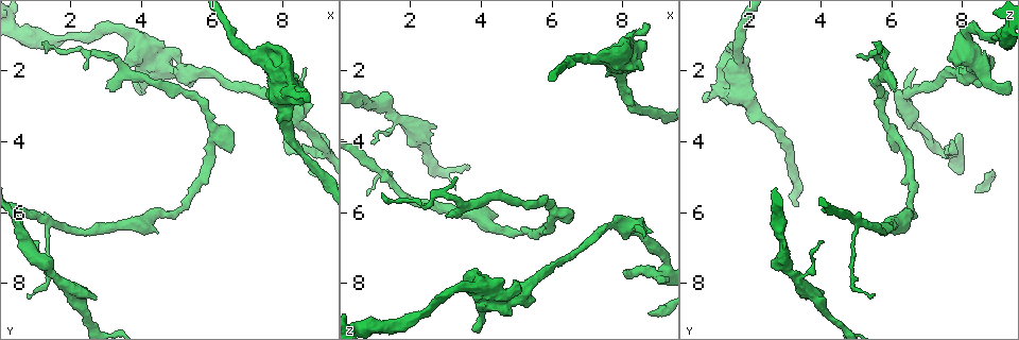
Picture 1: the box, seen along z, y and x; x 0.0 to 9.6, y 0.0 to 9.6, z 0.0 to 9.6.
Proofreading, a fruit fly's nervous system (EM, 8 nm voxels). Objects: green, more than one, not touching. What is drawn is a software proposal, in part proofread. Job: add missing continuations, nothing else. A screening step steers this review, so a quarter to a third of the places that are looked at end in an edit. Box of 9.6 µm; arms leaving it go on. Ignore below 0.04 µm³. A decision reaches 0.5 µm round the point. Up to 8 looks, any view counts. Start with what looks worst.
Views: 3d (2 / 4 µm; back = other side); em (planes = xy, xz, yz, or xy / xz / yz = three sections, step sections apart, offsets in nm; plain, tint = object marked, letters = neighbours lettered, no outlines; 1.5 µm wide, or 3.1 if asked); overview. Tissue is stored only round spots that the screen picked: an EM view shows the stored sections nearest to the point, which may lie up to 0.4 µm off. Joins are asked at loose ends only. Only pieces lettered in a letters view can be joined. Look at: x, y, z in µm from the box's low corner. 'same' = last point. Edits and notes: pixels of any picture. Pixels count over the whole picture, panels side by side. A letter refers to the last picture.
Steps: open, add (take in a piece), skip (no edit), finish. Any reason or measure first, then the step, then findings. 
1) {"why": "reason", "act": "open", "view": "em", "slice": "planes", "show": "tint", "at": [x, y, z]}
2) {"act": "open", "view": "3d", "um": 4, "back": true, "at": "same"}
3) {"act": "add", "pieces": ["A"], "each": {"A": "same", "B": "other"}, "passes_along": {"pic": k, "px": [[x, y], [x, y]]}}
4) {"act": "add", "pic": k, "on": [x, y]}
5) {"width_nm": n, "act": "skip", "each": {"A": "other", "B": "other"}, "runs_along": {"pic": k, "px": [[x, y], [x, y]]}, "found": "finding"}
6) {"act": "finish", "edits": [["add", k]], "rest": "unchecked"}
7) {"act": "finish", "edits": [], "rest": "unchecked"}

{"why": "free end", "act": "open", "view": "em", "slice": "xz", "step": 4, "show": "tint", "at": [2.75, 8.50, 3.70]}

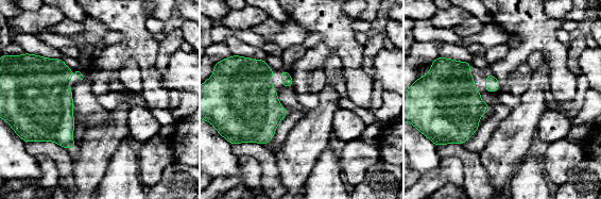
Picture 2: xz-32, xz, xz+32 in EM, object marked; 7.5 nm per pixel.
{"act": "open", "view": "em", "slice": "yz", "step": 8, "show": "letters", "at": "same"}

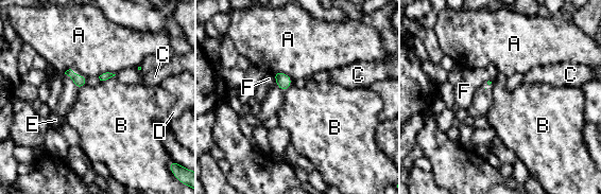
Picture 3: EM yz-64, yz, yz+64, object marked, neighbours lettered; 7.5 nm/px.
{"act": "skip", "each": {"A": "other", "B": "other", "C": "other", "D": "other", "E": "other", "F": "other"}, "border": {"pic": 3, "px": [[114, 75], [101, 81]]}, "found": "no lettered piece goes on from it"}

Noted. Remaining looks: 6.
{"act": "open", "view": "em", "slice": "xy", "step": 4, "show": "letters", "at": [0.90, 6.80, 4.00]}

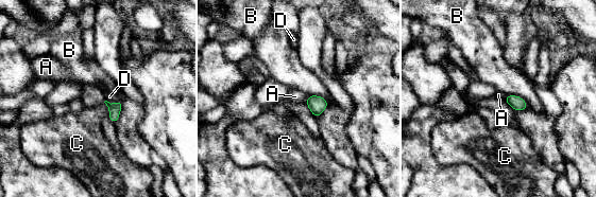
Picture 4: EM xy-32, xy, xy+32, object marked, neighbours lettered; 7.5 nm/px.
{"act": "skip", "each": {"A": "other", "B": "other", "C": "other", "D": "other"}, "border": {"pic": 4, "px": [[308, 95], [304, 103]]}, "found": "no lettered piece goes on from it"}

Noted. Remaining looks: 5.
{"why": "an open end", "act": "open", "view": "3d", "um": 2, "at": [8.55, 2.80, 0.65]}

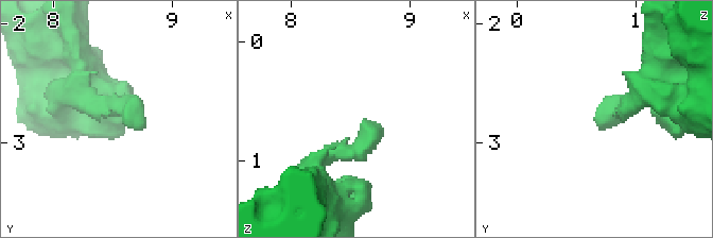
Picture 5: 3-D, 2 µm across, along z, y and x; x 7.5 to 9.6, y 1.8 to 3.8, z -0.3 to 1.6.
{"act": "open", "view": "em", "slice": "planes", "show": "plain", "at": [8.62, 2.80, 0.66]}

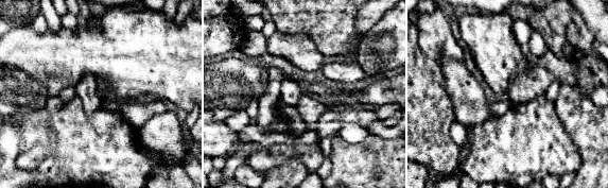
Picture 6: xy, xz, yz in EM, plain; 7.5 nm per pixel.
{"act": "open", "view": "em", "slice": "planes", "show": "letters", "at": "same"}

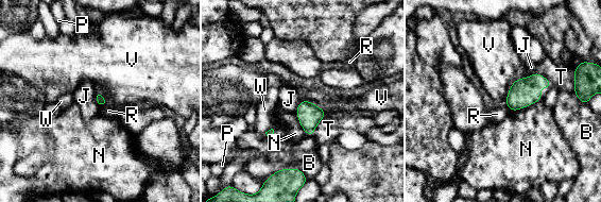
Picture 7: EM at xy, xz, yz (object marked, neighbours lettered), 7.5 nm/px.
{"longest_contact_nm": ["N", 240], "act": "skip", "each": {"B": "other", "J": "other", "N": "other", "P": "other", "R": "other", "T": "other", "V": "other", "W": "other"}, "border": {"pic": 7, "px": [[96, 91], [96, 102], [100, 107]]}, "found": "no lettered piece goes on from it"}

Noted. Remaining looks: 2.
{"act": "finish", "edits": [], "rest": "unchecked"}

